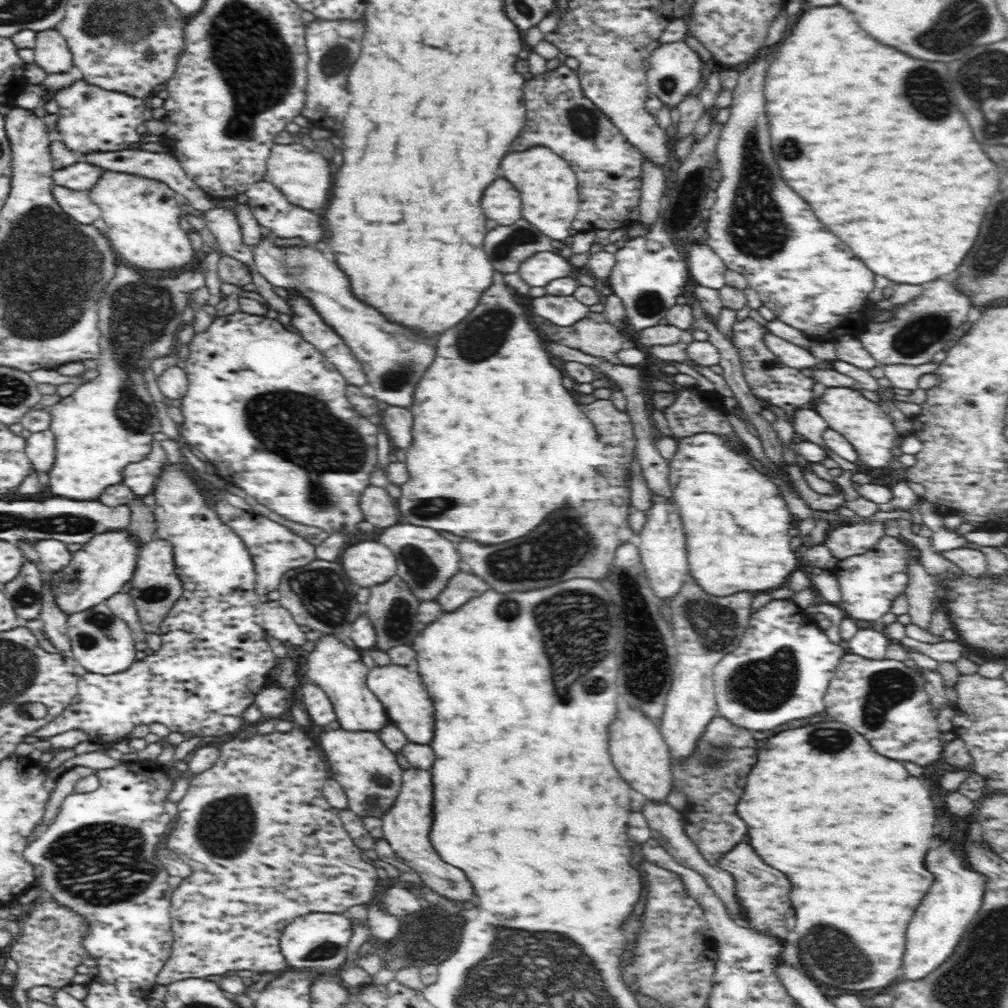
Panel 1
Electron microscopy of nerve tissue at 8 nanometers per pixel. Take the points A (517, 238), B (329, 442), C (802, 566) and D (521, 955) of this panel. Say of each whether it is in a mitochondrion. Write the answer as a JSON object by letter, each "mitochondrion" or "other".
{"A":"mitochondrion","B":"mitochondrion","C":"other","D":"mitochondrion"}

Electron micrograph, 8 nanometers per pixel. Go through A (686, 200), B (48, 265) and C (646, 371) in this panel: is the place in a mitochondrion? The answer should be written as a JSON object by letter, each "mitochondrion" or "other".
{"A":"mitochondrion","B":"mitochondrion","C":"other"}

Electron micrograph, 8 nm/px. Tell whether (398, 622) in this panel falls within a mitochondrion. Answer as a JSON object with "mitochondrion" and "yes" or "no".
{"mitochondrion":"yes"}

